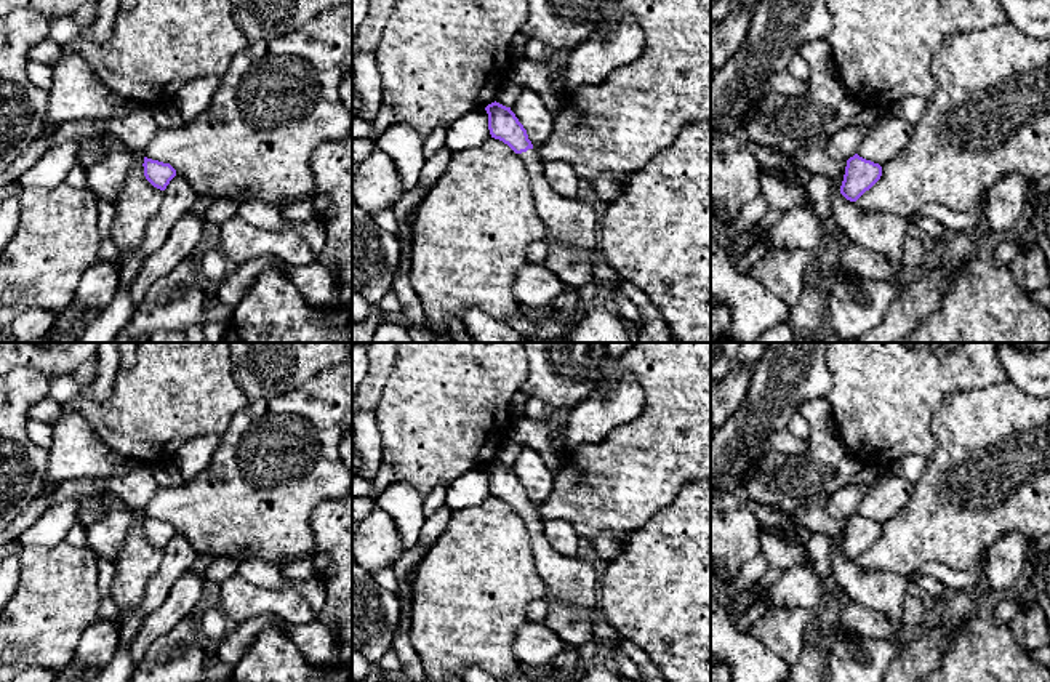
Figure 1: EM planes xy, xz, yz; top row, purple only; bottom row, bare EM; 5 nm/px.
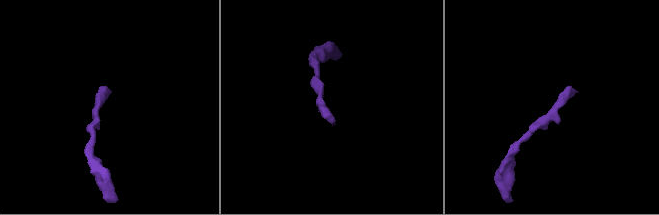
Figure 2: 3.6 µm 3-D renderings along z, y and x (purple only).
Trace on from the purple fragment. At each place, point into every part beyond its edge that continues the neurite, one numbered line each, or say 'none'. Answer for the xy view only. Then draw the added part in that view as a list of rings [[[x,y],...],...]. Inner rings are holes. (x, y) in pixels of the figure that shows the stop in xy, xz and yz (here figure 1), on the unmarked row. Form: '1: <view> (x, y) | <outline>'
none

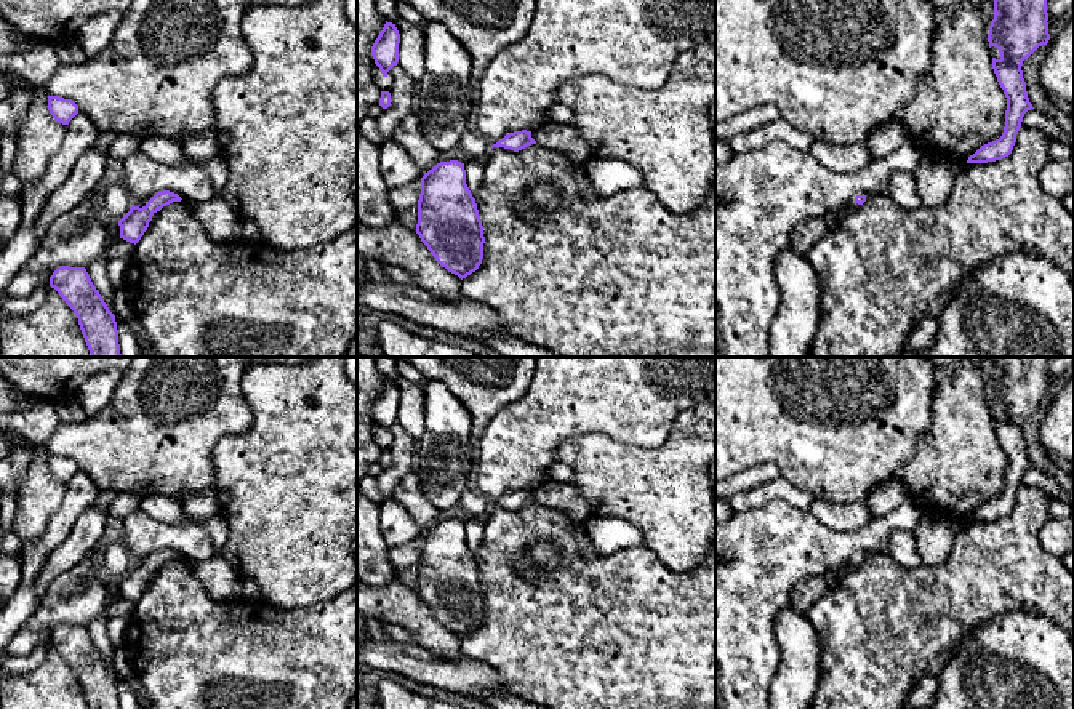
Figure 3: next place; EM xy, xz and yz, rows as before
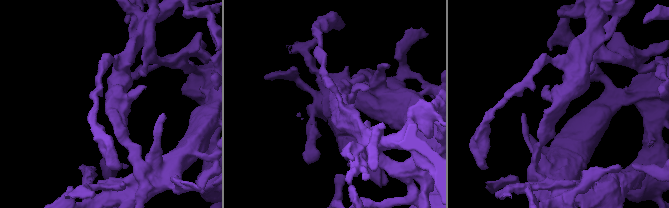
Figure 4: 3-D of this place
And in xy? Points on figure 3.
none

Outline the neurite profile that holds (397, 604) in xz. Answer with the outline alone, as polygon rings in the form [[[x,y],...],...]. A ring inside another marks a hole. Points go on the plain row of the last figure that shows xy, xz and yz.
[[[399,575],[386,586],[357,586],[357,611],[365,618],[392,623],[411,632],[413,643],[435,656],[456,659],[461,637],[442,626],[416,589],[405,586]]]

